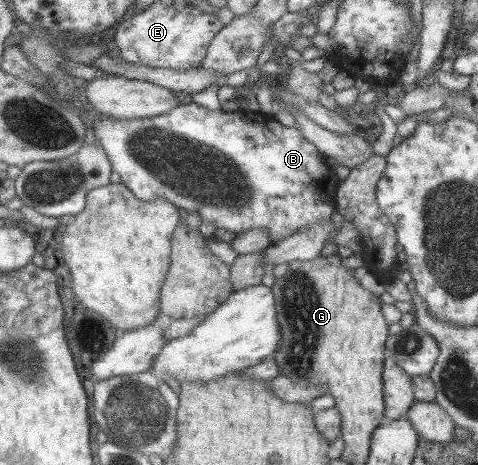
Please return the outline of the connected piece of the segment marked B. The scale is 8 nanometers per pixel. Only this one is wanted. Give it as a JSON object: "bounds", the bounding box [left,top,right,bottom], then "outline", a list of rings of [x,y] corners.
{"bounds":[91,101,340,244],"outline":[[[184,101],[182,104],[168,109],[160,116],[116,119],[114,116],[103,115],[96,119],[91,126],[93,126],[96,141],[100,143],[100,146],[104,147],[104,151],[108,152],[108,158],[111,158],[115,172],[122,177],[122,182],[127,184],[138,198],[146,202],[152,202],[163,196],[168,202],[172,202],[176,207],[185,210],[187,214],[196,212],[202,222],[214,224],[215,228],[224,228],[224,230],[235,234],[254,228],[265,228],[268,231],[270,242],[275,244],[279,240],[286,239],[297,230],[314,226],[317,220],[326,222],[335,208],[335,190],[340,180],[334,174],[333,168],[326,166],[326,162],[323,162],[325,158],[316,151],[311,142],[308,142],[295,126],[286,127],[280,125],[280,122],[268,114],[250,110],[213,111],[205,106]]]}

